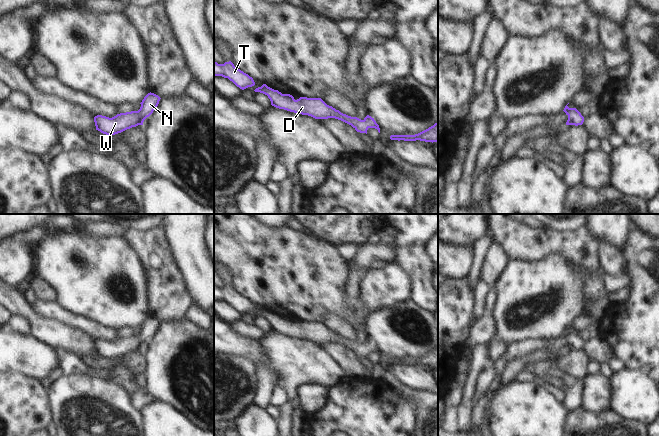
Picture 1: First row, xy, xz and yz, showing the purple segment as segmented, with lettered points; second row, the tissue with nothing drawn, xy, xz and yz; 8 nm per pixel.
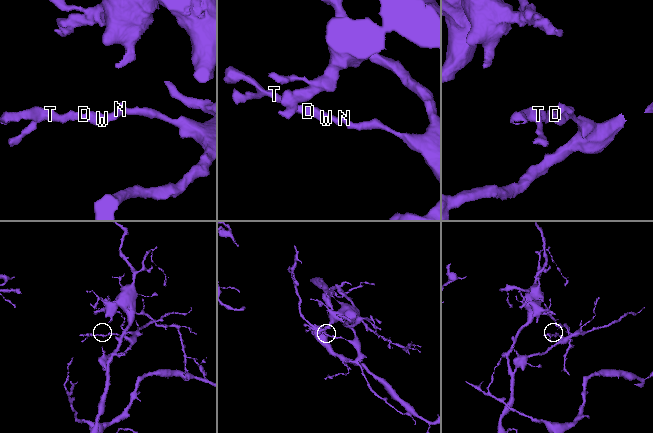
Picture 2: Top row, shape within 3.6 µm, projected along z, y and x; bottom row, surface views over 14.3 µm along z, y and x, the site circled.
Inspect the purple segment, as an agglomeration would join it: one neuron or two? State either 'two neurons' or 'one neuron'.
one neuron

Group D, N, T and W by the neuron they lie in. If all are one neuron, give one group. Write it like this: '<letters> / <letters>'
D N T W

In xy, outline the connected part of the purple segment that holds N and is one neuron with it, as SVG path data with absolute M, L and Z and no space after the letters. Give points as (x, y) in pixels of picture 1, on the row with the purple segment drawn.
M148 93L142 100L138 111L120 113L109 118L102 115L94 117L96 130L106 135L115 135L132 127L143 125L144 120L157 108L160 97L154 93Z

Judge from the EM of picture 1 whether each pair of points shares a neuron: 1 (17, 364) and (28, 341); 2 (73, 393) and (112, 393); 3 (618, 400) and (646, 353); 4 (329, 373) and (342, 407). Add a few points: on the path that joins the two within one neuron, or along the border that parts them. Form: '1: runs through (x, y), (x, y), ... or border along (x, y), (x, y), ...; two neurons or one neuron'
1: runs through (18, 358), (28, 347); one neuron
2: runs through (83, 393), (102, 393); one neuron
3: border along (625, 367), (643, 370), (648, 375); two neurons
4: border along (336, 383), (329, 388); two neurons

